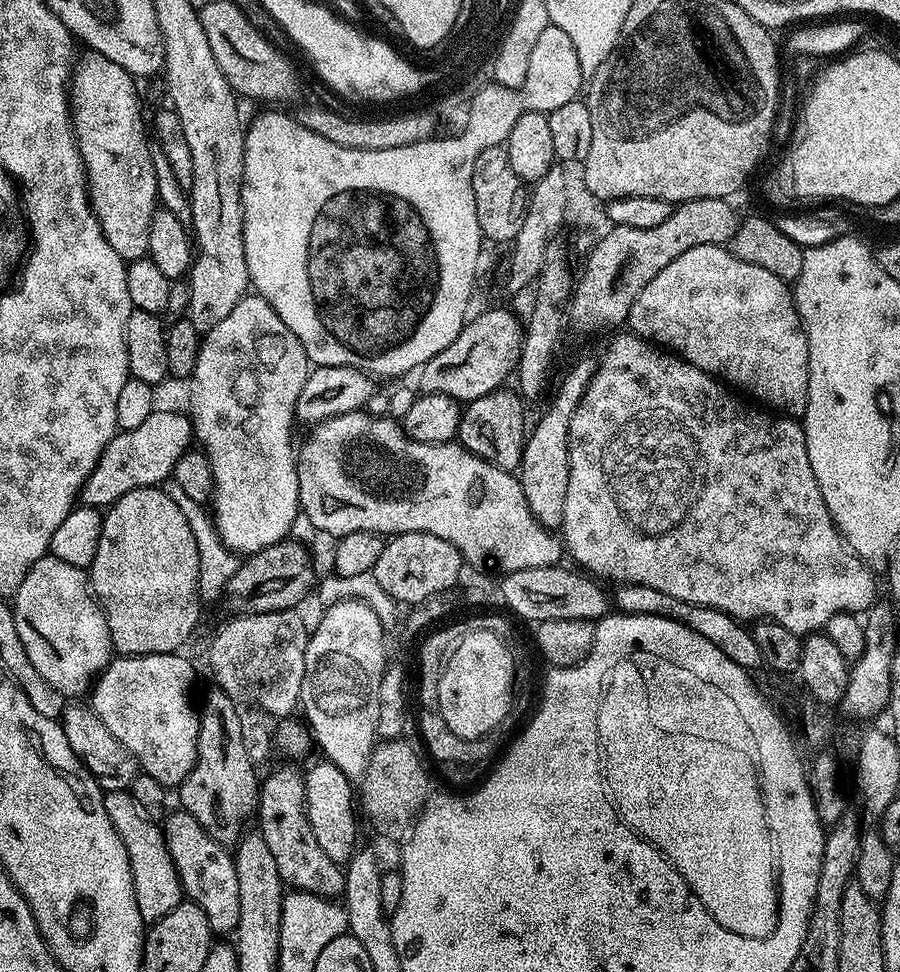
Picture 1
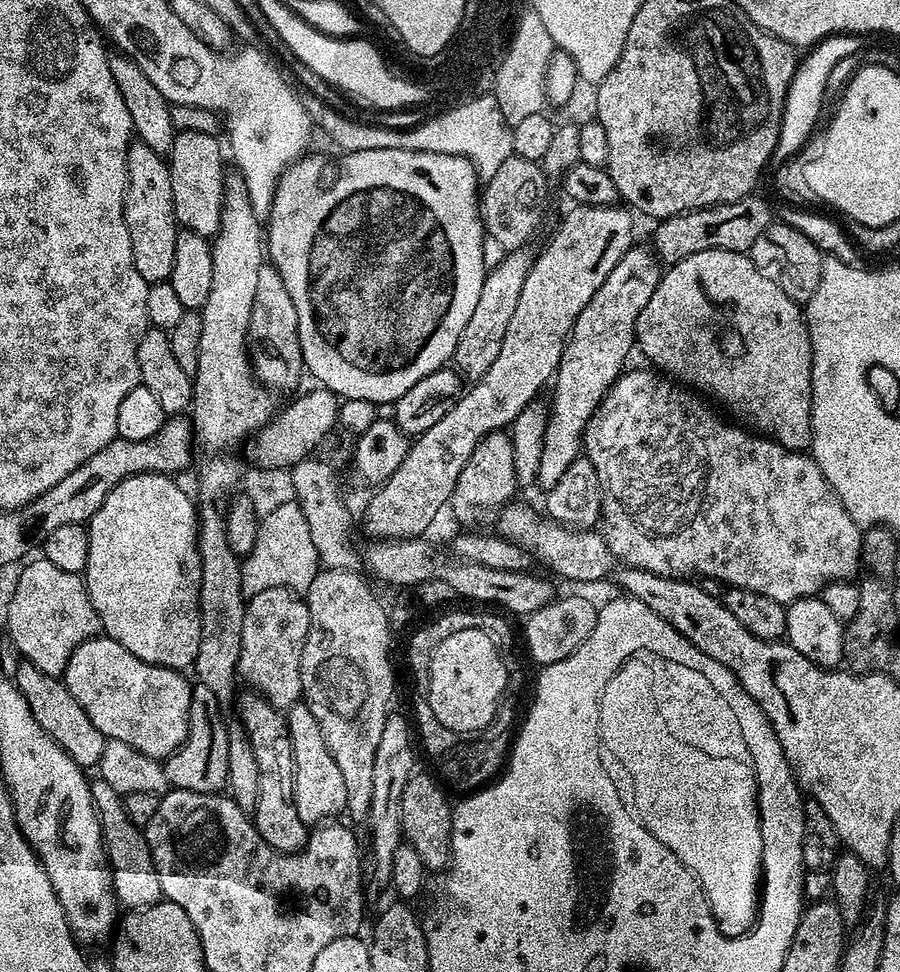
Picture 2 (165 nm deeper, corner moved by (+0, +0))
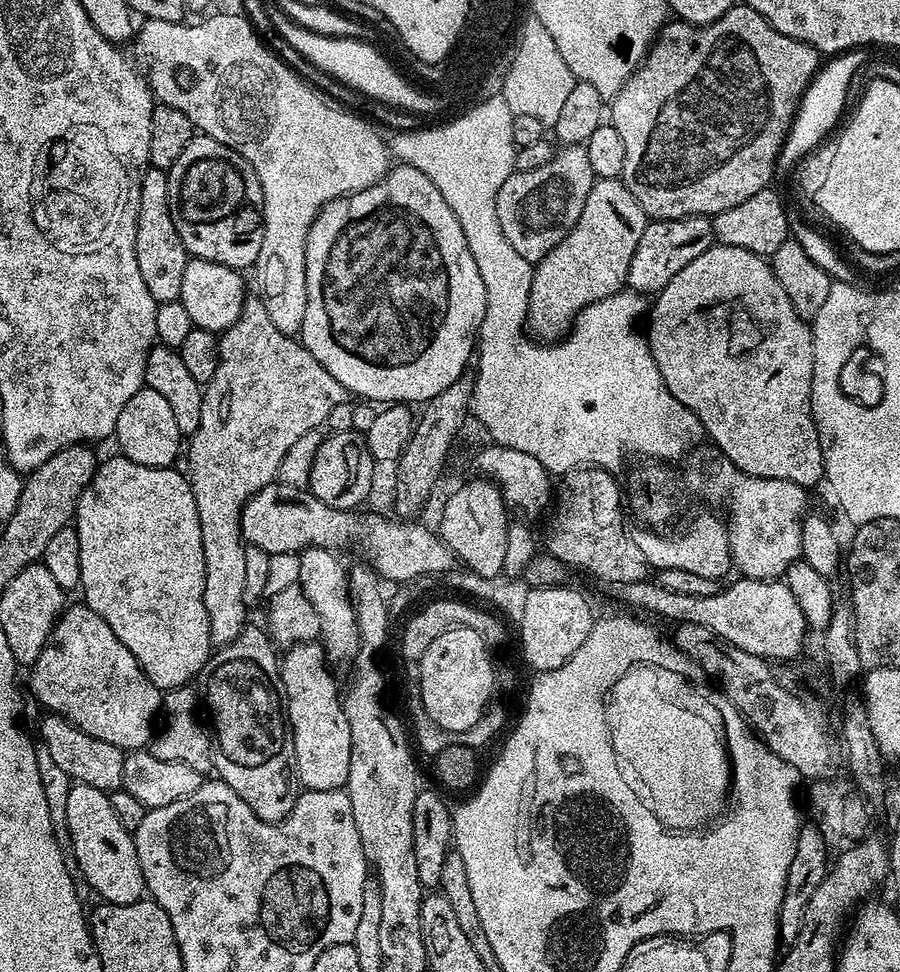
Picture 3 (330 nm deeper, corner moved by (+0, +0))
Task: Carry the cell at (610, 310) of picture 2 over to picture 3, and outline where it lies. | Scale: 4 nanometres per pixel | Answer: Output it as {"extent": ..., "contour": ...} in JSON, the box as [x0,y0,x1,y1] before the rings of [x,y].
{"extent":[627,216,713,294],"contour":[[[687,216],[677,220],[652,220],[646,230],[642,230],[642,238],[638,238],[638,250],[634,250],[634,258],[630,258],[627,287],[641,294],[661,292],[666,282],[670,282],[670,278],[674,278],[678,270],[682,270],[682,266],[694,262],[694,258],[712,247],[713,243],[712,222],[709,217]]]}

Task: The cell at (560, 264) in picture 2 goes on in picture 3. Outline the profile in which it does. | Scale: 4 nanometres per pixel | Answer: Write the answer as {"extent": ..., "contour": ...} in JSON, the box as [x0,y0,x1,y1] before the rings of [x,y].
{"extent":[527,179,649,342],"contour":[[[623,179],[596,180],[586,198],[586,206],[582,206],[582,214],[578,214],[578,222],[574,222],[574,230],[570,230],[570,234],[566,234],[546,258],[535,261],[528,295],[527,331],[537,341],[559,342],[572,331],[576,315],[585,306],[621,291],[628,283],[630,258],[634,258],[634,250],[638,250],[638,238],[642,238],[642,230],[646,230],[649,222]]]}

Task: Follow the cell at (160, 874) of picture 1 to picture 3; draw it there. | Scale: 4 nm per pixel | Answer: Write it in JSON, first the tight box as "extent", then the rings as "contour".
{"extent":[64,783,145,904],"contour":[[[73,783],[72,789],[64,796],[64,824],[68,827],[70,850],[81,866],[86,882],[93,893],[106,904],[132,904],[145,895],[144,875],[138,862],[138,850],[133,833],[126,831],[122,822],[118,822],[118,814],[114,814],[111,795],[94,786]]]}

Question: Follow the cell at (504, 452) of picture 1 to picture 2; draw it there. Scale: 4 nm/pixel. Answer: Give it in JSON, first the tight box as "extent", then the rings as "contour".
{"extent":[450,431,518,530],"contour":[[[507,431],[491,432],[482,437],[478,446],[474,446],[474,454],[466,461],[466,466],[462,466],[462,474],[458,474],[458,482],[454,486],[454,494],[450,501],[450,512],[464,530],[476,530],[488,520],[488,516],[495,517],[505,504],[513,499],[512,496],[518,492],[516,475],[514,474],[514,446],[512,437]]]}

